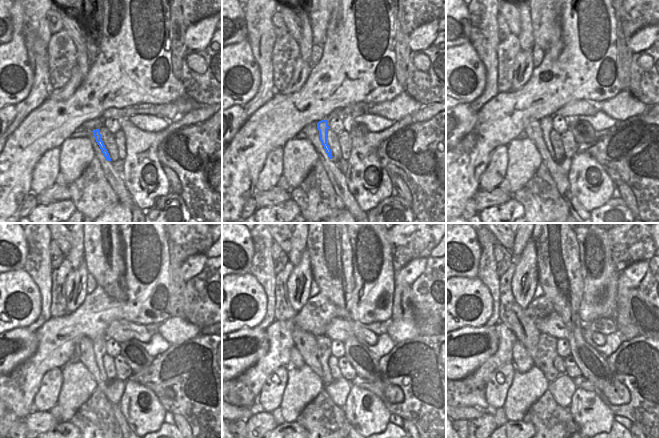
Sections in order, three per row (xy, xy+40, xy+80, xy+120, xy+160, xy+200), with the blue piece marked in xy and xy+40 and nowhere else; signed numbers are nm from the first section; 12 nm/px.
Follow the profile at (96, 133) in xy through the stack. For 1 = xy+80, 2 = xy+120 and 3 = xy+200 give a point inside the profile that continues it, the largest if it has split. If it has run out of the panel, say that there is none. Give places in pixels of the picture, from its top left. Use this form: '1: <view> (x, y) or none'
1: xy+80 (546, 122)
2: xy+120 (99, 349)
3: xy+200 (547, 352)

